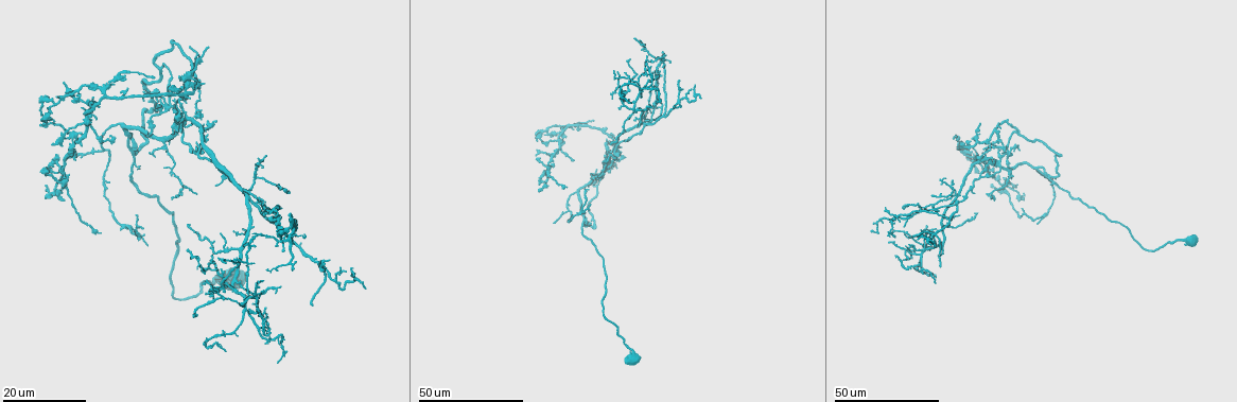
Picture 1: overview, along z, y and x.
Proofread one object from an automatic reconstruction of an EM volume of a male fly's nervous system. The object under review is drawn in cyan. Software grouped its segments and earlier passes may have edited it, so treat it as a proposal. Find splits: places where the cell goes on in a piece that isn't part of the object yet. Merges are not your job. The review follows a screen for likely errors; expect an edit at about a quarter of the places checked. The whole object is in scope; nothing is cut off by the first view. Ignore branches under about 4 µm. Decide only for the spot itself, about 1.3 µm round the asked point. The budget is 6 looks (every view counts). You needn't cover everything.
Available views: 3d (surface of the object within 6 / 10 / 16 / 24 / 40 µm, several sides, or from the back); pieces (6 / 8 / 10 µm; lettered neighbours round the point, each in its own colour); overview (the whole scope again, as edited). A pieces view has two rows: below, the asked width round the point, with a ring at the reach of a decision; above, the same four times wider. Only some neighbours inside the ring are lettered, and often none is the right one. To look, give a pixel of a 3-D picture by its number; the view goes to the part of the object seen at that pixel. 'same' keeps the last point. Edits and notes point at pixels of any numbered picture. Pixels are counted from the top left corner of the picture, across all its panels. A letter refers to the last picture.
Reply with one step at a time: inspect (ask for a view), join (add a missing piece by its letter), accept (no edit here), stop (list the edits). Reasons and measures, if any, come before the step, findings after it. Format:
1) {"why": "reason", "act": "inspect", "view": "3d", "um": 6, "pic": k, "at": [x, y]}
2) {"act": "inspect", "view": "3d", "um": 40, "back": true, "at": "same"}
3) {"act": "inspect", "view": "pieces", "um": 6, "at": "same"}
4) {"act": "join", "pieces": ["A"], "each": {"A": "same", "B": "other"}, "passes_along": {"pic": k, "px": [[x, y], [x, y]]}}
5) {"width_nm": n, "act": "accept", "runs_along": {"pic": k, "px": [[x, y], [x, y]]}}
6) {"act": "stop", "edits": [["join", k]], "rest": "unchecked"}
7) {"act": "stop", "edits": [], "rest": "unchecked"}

{"why": "stops while still wide", "act": "inspect", "view": "3d", "um": 24, "pic": 1, "at": [321, 270]}

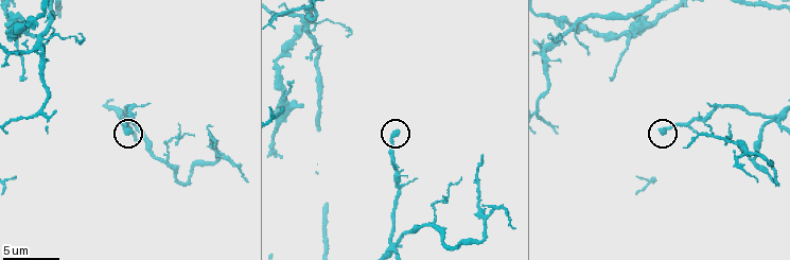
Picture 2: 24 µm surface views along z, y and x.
{"act": "inspect", "view": "pieces", "um": 6, "pic": 2, "at": [131, 131]}

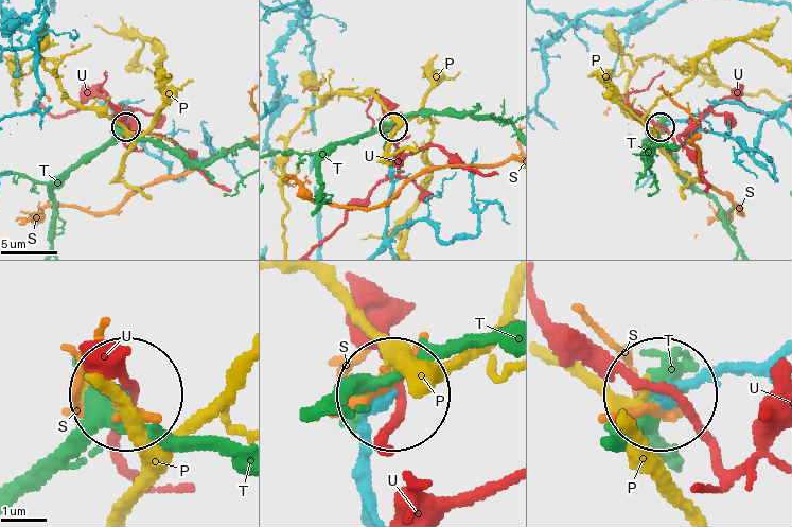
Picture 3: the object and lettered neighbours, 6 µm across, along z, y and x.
{"width_nm": 370, "act": "accept", "each": {"P": "other", "S": "other", "T": "other", "U": "other"}, "found": "none of them fits"}

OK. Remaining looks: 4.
{"why": "branch stops here", "act": "inspect", "view": "3d", "um": 40, "pic": 1, "at": [930, 194]}

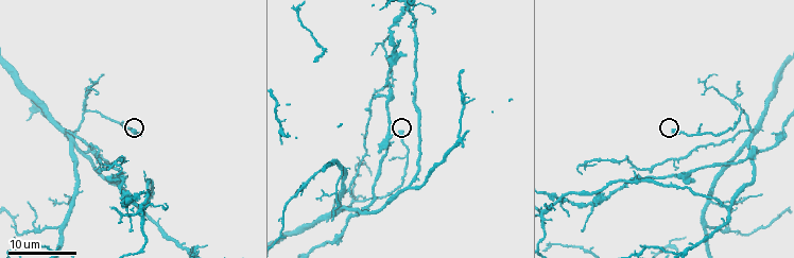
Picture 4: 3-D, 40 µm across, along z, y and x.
{"why": "what lies round it", "act": "inspect", "view": "pieces", "um": 8, "pic": 4, "at": [132, 130]}

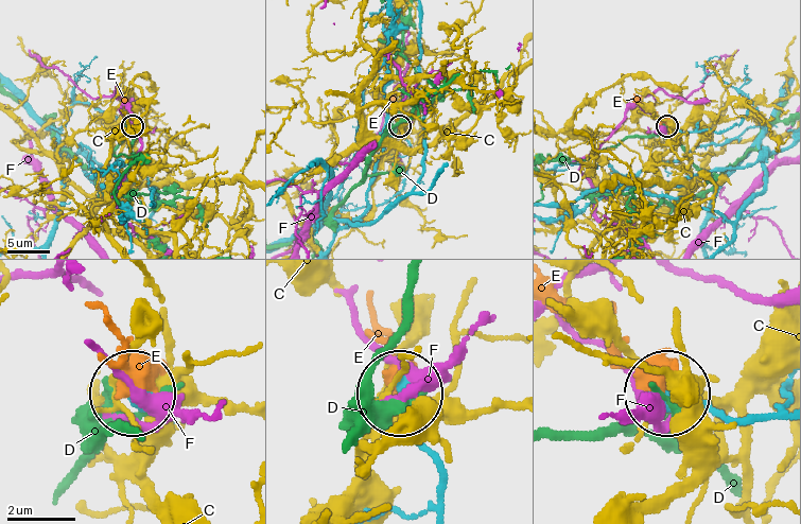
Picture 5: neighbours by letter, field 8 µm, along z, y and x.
{"act": "accept", "each": {"C": "other", "D": "other", "E": "other", "F": "other"}, "runs_along": {"pic": 5, "px": [[776, 412], [733, 420], [667, 398]]}, "found": "no lettered piece goes on from it"}

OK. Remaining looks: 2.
{"why": "long arm stops here", "act": "inspect", "view": "3d", "um": 24, "pic": 1, "at": [645, 58]}

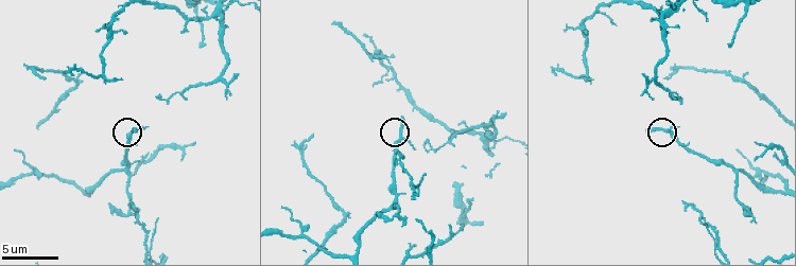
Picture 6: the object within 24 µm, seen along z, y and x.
{"act": "inspect", "view": "pieces", "um": 10, "pic": 6, "at": [645, 129]}

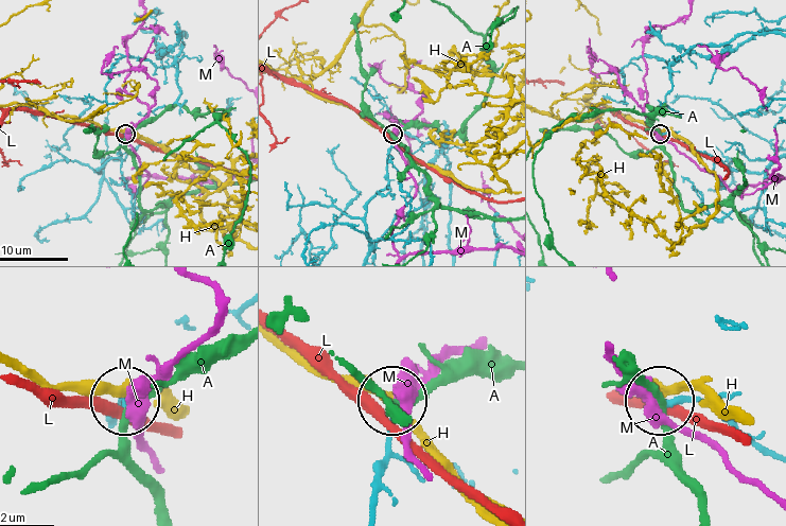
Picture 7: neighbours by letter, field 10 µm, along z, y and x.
{"width_nm": 240, "act": "accept", "each": {"A": "other", "H": "other", "L": "other", "M": "other"}, "found": "none of them fits"}

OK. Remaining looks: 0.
{"act": "stop", "edits": [], "rest": "unchecked"}

